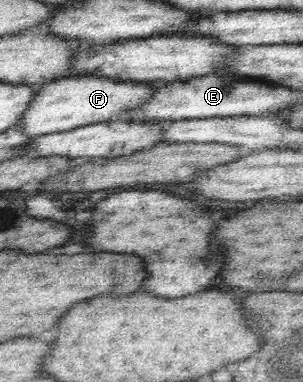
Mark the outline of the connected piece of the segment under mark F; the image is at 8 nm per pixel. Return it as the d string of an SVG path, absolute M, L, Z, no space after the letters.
M96 75L64 77L55 82L44 83L36 88L36 95L24 113L24 117L16 123L28 136L70 131L94 123L108 122L120 118L122 113L144 105L164 83L155 82L120 82Z

